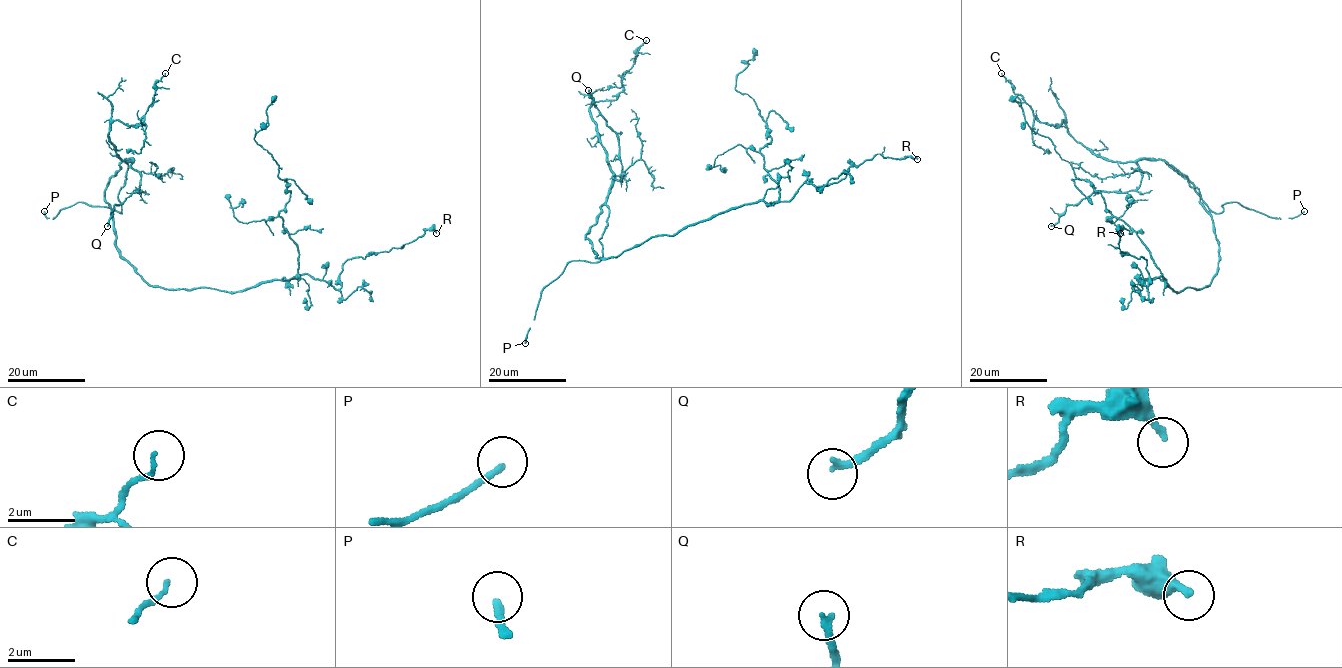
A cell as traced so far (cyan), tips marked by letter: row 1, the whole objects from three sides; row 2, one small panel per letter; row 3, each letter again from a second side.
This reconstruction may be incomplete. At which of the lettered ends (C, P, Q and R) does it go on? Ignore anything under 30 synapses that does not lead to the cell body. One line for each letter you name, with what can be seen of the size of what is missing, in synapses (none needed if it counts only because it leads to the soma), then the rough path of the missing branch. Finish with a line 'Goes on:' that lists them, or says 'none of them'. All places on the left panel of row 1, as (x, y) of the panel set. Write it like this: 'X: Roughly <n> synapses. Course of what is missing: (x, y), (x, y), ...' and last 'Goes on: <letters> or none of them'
P: Course of what is missing: (44, 211), (50, 204), (65, 206)
Goes on: P

